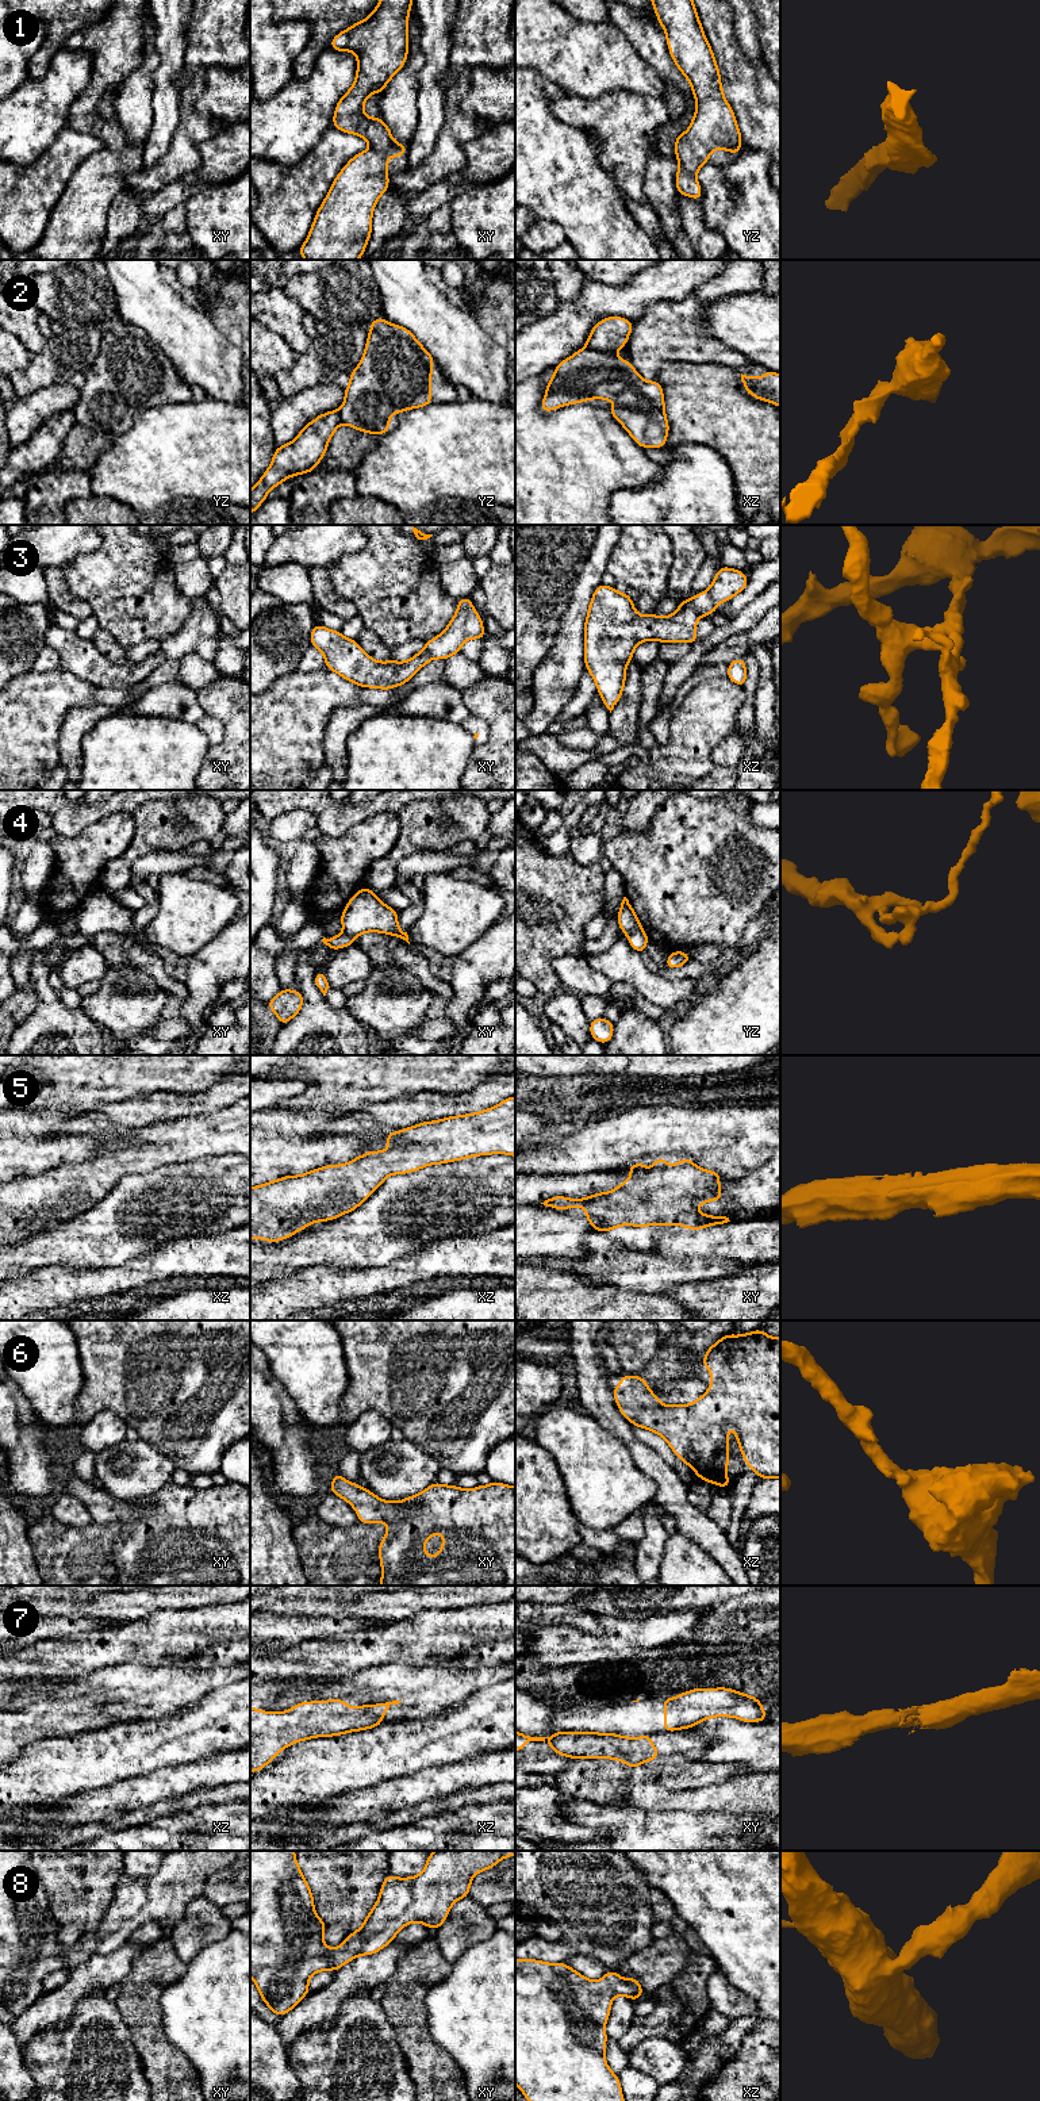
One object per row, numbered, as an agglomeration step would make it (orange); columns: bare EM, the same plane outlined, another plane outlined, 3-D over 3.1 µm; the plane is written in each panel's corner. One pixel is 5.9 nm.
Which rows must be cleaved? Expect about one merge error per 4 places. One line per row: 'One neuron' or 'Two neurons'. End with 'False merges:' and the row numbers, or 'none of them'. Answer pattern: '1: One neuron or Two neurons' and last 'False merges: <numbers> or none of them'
1: One neuron
2: Two neurons
3: Two neurons
4: Two neurons
5: One neuron
6: One neuron
7: Two neurons
8: One neuron
False merges: 2, 3, 4, 7

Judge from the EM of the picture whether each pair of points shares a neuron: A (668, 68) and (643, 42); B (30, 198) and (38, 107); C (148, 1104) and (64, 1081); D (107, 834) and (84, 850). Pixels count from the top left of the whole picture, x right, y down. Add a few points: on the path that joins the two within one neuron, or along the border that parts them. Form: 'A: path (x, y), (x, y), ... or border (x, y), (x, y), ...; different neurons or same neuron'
A: path (662, 61), (649, 49); same neuron
B: border (54, 138), (33, 161), (14, 164); different neurons
C: border (158, 1091), (150, 1095), (99, 1103), (96, 1105); different neurons
D: path (102, 839), (89, 850); same neuron

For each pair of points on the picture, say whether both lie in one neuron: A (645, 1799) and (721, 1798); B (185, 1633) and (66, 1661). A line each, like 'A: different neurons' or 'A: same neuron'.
A: same neuron
B: same neuron

